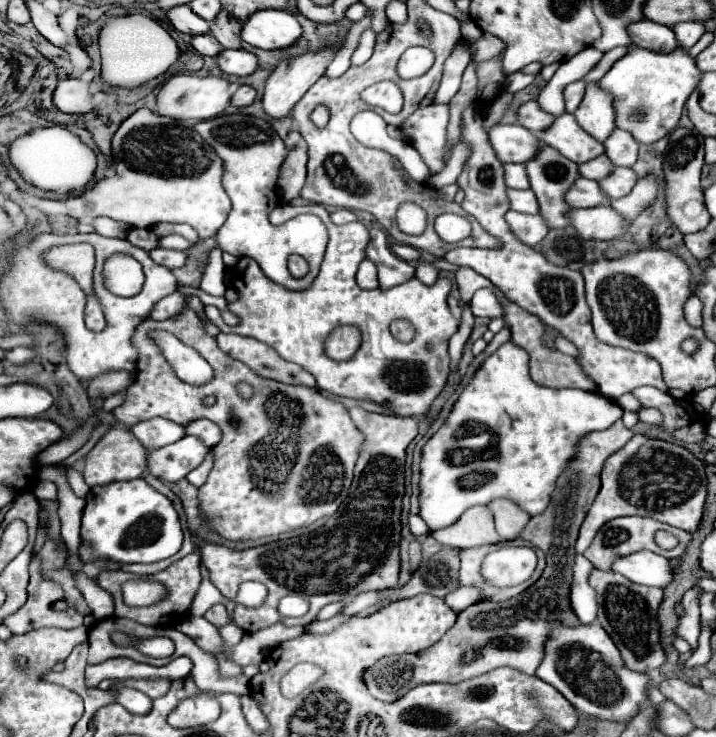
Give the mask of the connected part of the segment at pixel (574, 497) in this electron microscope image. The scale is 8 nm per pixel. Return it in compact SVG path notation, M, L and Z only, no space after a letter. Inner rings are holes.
M618 419L612 427L604 431L592 431L578 439L576 455L568 461L566 469L556 481L556 489L550 497L550 505L544 513L530 517L518 505L508 499L496 499L488 503L494 513L496 531L504 541L516 539L520 533L522 539L530 541L534 547L546 553L546 569L542 577L524 593L508 599L508 601L478 601L468 609L458 613L456 625L444 633L444 637L432 647L420 653L392 655L382 657L374 667L364 673L364 683L372 697L380 701L396 701L406 695L410 689L422 683L460 683L464 679L472 679L492 671L496 667L512 667L526 675L534 675L536 667L544 657L544 641L550 629L562 625L580 625L574 617L568 603L568 589L572 583L572 565L574 565L574 543L578 537L578 529L600 491L600 471L604 467L606 457L622 449L632 437L632 431L622 425Z

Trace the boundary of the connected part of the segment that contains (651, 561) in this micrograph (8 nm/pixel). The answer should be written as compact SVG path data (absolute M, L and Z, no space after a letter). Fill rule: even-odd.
M638 551L626 557L618 557L618 561L612 565L612 571L648 587L666 587L672 579L670 561L652 551Z

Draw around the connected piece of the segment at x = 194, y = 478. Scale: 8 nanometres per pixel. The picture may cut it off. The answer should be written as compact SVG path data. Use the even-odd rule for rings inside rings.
M212 451L208 453L208 457L204 459L204 463L202 463L200 467L196 467L194 471L190 471L190 473L186 475L186 479L188 479L192 485L196 485L196 487L202 487L202 485L206 483L206 477L208 477L210 469L212 469Z

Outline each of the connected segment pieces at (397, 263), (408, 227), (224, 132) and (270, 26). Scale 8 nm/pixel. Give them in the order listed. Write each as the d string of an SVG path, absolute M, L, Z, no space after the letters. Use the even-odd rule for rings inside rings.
M370 229L370 243L366 249L366 257L378 267L380 289L388 289L400 285L416 275L416 267L398 259L388 249L388 237L382 229Z
M401 205L396 220L399 229L408 235L420 235L426 229L426 213L416 205Z
M222 115L210 121L202 121L194 125L194 131L222 157L222 185L232 201L232 211L226 223L216 233L216 247L228 251L236 257L252 257L258 261L264 275L290 291L304 291L312 285L318 275L328 233L324 223L316 215L303 214L282 225L274 226L268 221L268 213L278 207L278 169L286 157L286 145L280 135L272 129L272 125L264 119L252 115ZM288 255L302 255L310 271L302 279L294 279L288 273L286 259Z
M260 9L242 25L242 41L260 49L282 49L302 35L296 17L282 9Z

